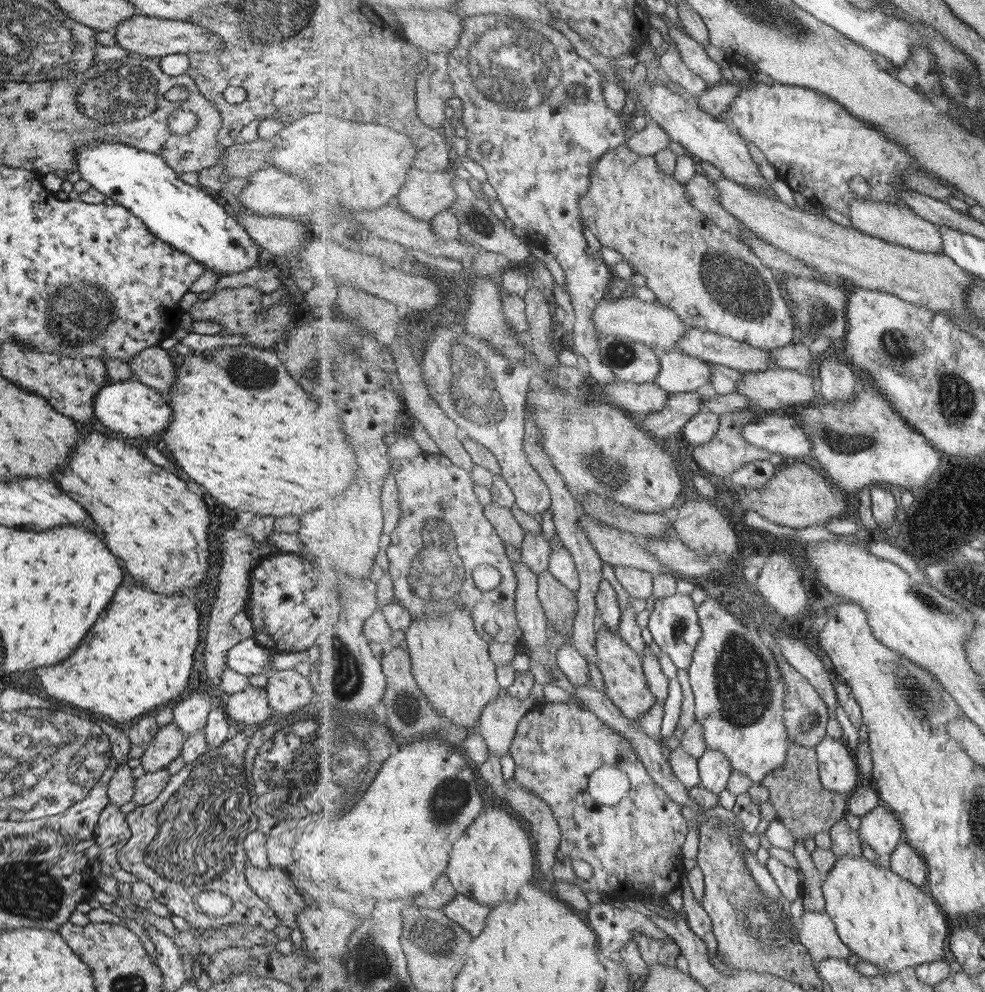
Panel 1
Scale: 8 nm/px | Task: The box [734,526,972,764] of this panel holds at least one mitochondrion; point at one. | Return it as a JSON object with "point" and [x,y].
{"point":[919,699]}

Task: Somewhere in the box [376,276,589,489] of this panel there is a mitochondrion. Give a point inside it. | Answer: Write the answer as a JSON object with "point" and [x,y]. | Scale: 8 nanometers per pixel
{"point":[484,385]}

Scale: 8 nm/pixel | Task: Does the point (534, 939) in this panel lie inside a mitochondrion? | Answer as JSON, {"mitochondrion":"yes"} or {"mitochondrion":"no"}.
{"mitochondrion":"no"}

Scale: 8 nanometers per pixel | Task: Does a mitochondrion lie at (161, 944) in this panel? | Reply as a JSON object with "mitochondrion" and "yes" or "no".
{"mitochondrion":"no"}

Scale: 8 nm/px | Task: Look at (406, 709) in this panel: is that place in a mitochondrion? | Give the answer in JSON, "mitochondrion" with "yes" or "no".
{"mitochondrion":"yes"}

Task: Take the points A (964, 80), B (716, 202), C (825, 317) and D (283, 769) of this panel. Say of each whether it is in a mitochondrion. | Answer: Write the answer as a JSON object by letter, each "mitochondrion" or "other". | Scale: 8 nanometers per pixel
{"A":"mitochondrion","B":"other","C":"mitochondrion","D":"mitochondrion"}

